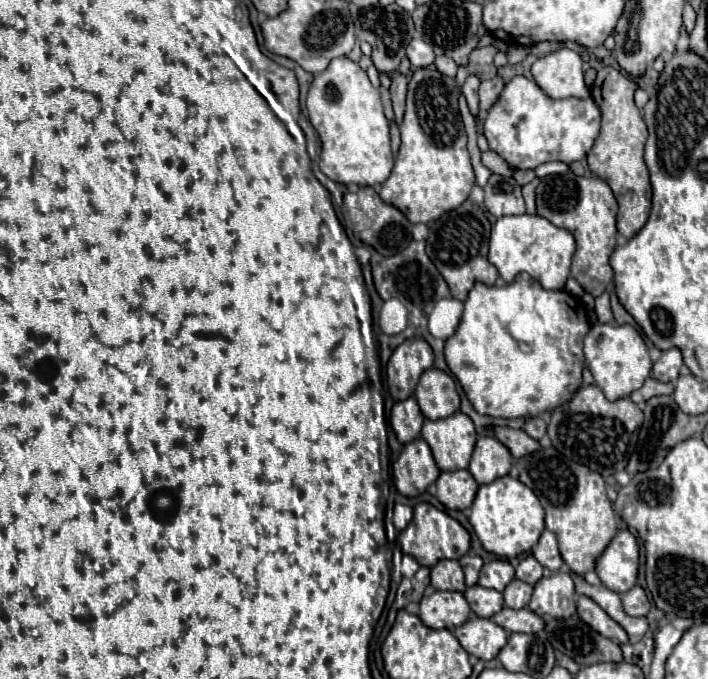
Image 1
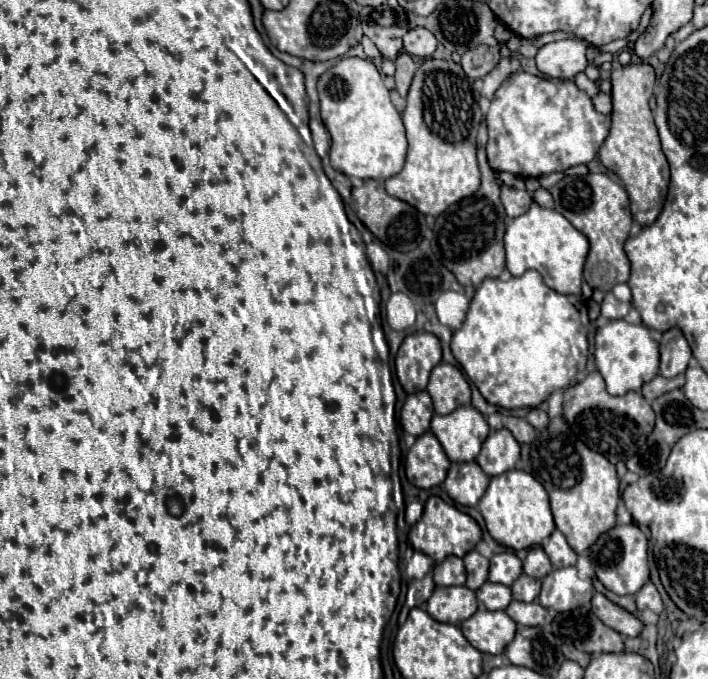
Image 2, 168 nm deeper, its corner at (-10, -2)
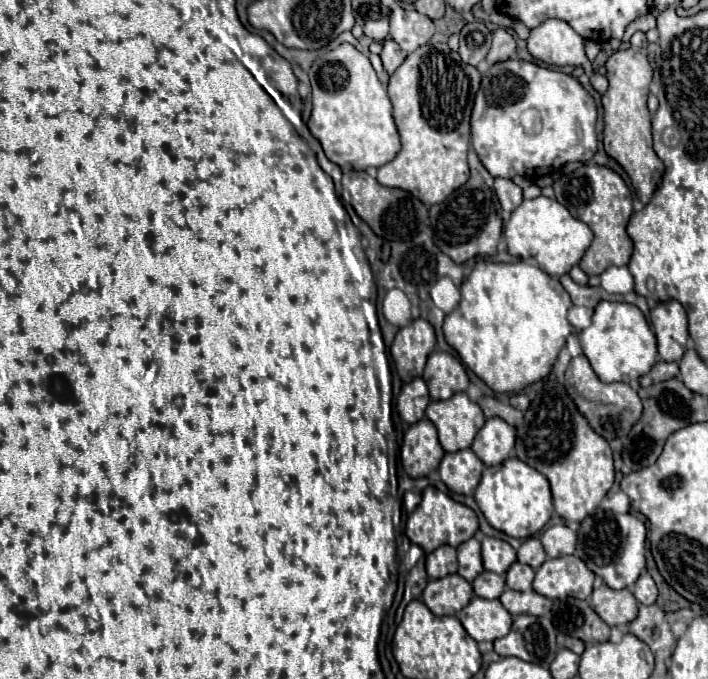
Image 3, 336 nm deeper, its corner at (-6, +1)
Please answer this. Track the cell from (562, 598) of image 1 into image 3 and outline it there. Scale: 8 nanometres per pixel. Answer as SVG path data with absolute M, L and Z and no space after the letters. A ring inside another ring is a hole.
M576 556L546 558L546 562L536 570L534 590L548 598L568 598L576 596L586 600L592 594L594 574Z

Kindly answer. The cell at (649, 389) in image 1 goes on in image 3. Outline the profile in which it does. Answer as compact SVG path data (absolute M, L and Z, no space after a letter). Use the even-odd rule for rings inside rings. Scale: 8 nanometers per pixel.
M658 362L646 376L642 376L638 380L638 384L640 386L652 386L652 384L676 378L676 376L678 376L678 364L676 362Z

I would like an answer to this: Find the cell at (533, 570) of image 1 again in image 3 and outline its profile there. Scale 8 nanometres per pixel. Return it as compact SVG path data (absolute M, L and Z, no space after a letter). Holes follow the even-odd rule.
M536 536L526 538L518 550L518 562L520 564L528 564L530 568L540 568L540 564L546 560L546 552L540 544L540 540Z

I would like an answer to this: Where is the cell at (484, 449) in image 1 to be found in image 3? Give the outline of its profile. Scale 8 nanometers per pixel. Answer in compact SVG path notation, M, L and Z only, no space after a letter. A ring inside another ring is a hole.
M490 418L476 434L472 450L486 466L496 466L510 458L514 440L516 440L516 432L512 426L508 426L500 418Z

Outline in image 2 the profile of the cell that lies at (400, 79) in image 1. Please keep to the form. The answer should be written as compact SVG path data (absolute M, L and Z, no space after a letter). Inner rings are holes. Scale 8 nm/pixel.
M400 53L396 59L396 73L394 73L394 81L396 81L396 91L404 97L408 93L408 83L412 83L412 75L416 73L416 59L410 57L408 53Z

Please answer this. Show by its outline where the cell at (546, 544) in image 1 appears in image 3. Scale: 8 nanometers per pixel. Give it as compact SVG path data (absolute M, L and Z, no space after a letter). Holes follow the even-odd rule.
M554 524L546 528L540 540L548 558L574 554L574 548L576 548L576 534L566 524Z

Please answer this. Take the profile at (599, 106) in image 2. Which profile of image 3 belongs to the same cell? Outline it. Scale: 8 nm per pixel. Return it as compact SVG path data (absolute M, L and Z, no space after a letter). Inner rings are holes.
M546 20L530 30L528 52L548 66L580 66L584 68L593 88L601 95L608 89L606 76L593 71L584 52L584 38L576 34L564 20Z

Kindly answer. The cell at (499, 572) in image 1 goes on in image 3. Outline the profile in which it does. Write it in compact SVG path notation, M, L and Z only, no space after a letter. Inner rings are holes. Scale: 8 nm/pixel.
M484 538L482 540L482 562L488 572L506 574L506 570L516 562L516 550L498 538Z

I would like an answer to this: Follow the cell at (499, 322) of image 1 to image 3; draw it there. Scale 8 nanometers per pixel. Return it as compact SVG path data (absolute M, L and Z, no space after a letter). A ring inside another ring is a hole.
M480 260L476 262L472 274L462 282L460 294L462 300L458 308L450 312L444 320L446 342L458 352L462 364L470 368L494 392L522 392L526 386L548 376L568 336L576 332L576 328L568 322L568 310L572 308L572 300L568 292L564 292L560 280L526 262L504 264Z

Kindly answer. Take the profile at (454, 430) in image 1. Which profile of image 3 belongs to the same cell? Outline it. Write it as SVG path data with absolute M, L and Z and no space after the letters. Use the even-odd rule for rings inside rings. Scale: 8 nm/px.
M464 392L454 394L450 400L430 402L426 408L426 418L438 430L440 444L446 452L458 452L472 446L476 432L484 426L484 414L480 406Z

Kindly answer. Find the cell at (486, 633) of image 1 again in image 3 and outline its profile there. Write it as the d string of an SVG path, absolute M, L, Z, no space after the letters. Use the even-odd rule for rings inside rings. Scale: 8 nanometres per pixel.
M474 598L466 608L462 608L456 618L462 622L464 630L476 640L496 640L510 632L512 616L500 604L500 600Z

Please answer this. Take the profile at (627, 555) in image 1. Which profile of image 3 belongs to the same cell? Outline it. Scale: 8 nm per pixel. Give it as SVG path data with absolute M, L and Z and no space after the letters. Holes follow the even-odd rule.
M602 510L580 524L576 556L580 556L580 560L584 560L584 564L588 564L588 568L592 568L592 572L596 572L596 576L600 576L610 588L622 590L630 588L646 568L644 540L646 528L636 516Z

